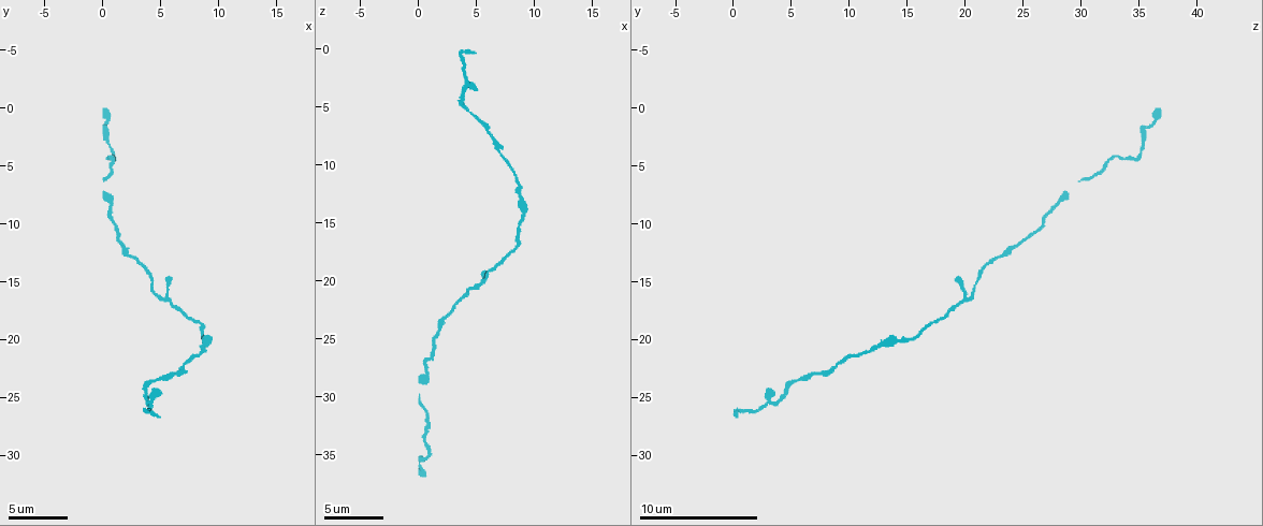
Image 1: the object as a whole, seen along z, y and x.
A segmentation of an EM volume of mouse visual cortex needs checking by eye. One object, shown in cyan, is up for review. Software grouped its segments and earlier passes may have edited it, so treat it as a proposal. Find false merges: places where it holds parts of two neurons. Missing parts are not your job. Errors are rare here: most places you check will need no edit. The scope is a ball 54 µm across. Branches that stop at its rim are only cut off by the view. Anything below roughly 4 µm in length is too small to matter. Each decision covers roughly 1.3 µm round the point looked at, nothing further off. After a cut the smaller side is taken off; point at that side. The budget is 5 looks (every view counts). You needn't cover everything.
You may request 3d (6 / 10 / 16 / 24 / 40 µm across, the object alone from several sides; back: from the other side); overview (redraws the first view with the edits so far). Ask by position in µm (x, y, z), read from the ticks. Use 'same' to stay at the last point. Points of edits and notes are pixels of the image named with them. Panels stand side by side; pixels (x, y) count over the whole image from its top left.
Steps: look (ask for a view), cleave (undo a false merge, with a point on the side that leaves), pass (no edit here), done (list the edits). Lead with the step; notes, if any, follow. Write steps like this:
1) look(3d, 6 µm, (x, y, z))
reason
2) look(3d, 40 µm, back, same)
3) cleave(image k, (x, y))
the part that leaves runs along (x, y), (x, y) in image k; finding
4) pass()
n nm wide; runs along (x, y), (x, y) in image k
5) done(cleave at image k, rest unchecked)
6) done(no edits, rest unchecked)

look(3d, 16 µm, (8.6, 20.8, 12.2))
calibre changes

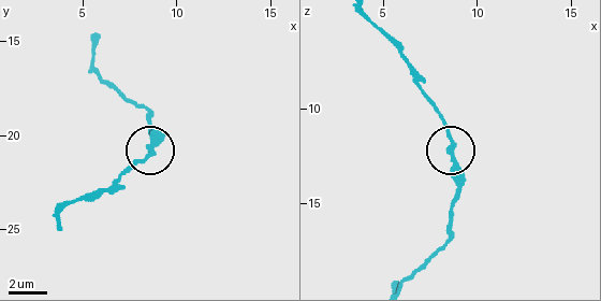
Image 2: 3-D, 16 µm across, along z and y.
pass()
runs along (93, 69), (145, 110), (155, 142), (135, 166) in image 2; all the same neuron

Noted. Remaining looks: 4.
look(3d, 6 µm, (4.8, 23.4, 5.8))
a narrow waist

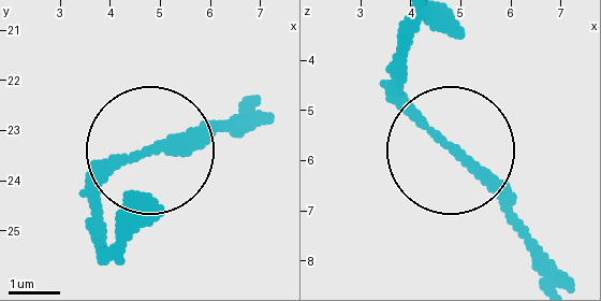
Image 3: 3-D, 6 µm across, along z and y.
look(3d, 6 µm, back, (4.80, 23.35, 5.75))

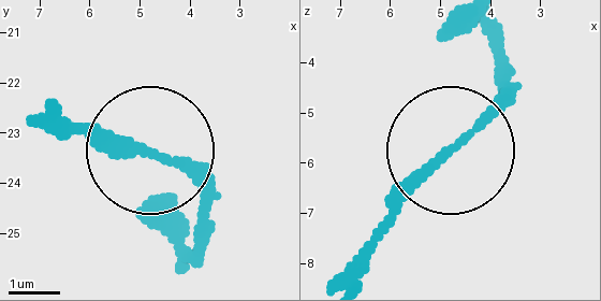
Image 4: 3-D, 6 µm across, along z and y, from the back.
pass()
all the same neuron

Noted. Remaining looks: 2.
look(3d, 16 µm, (5.4, 16.6, 20.2))
three arms meet

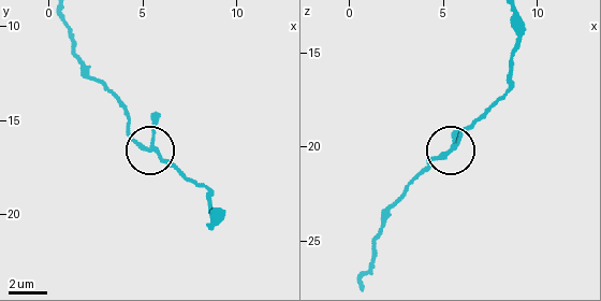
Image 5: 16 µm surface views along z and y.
pass()
180 nm wide; all the same neuron

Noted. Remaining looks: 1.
done(no edits, rest unchecked)

